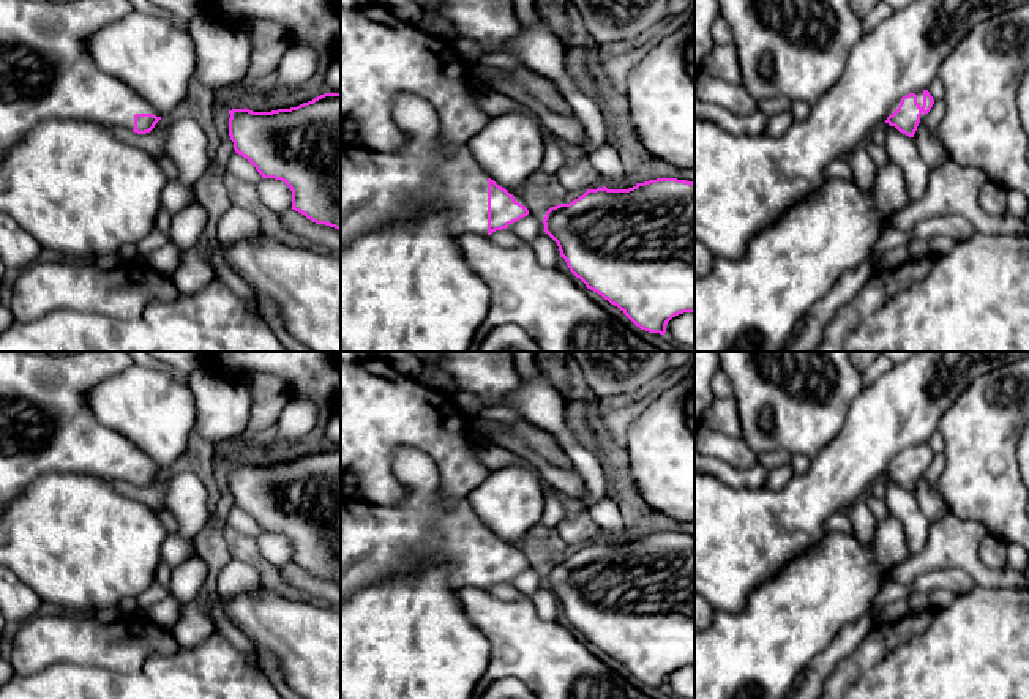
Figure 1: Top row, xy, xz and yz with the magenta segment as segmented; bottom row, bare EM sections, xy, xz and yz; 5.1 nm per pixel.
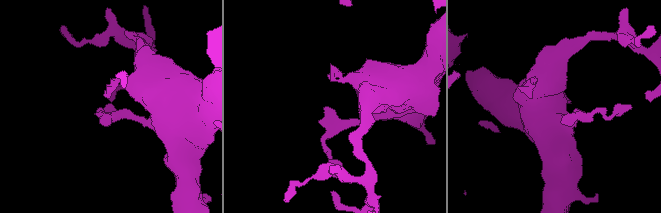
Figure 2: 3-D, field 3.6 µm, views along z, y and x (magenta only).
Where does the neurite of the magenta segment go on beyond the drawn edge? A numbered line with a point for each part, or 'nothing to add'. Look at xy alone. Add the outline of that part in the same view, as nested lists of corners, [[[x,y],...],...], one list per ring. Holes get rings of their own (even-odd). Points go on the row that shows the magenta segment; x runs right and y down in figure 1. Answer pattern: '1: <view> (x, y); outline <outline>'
1: xy (46, 73); outline [[[0,0],[0,159],[41,123],[58,118],[90,120],[109,128],[134,129],[136,114],[158,112],[122,80],[103,73],[84,44],[103,25],[129,14],[128,0]]]

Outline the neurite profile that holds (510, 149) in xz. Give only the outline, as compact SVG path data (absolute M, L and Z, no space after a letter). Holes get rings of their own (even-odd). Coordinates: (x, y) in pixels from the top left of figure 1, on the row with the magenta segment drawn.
M507 112L491 117L488 125L467 140L467 148L480 169L513 194L530 196L530 185L540 178L546 142L540 125L527 114Z

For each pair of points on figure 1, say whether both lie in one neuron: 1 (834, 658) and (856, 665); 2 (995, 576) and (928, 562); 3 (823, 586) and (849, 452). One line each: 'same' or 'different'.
1: different
2: same
3: different

